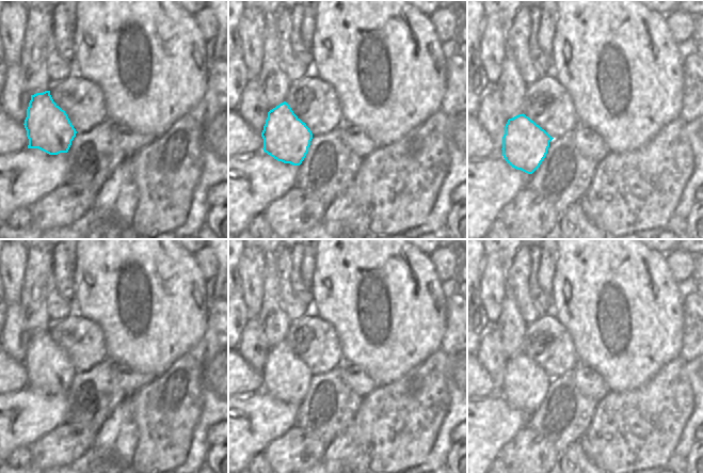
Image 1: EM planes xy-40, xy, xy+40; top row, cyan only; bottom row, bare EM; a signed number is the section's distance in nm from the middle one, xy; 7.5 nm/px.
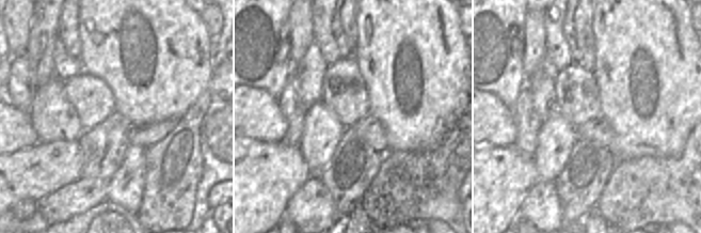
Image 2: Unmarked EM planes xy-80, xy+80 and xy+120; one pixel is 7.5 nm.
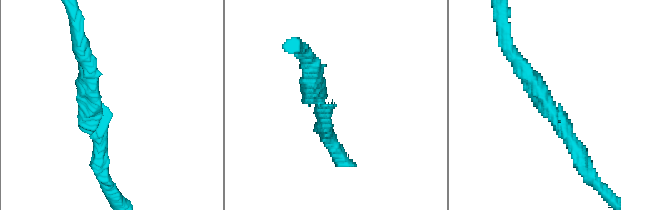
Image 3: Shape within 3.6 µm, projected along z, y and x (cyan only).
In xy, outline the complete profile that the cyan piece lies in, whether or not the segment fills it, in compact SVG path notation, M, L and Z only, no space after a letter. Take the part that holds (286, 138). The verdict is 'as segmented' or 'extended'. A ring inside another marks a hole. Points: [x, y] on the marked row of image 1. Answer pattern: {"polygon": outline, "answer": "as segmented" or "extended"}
{"polygon": "M284 101L268 112L261 137L265 153L277 161L300 165L308 152L313 133Z", "answer": "as segmented"}

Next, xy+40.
{"polygon": "M524 113L509 119L502 137L502 156L516 170L532 174L547 154L553 140Z", "answer": "as segmented"}

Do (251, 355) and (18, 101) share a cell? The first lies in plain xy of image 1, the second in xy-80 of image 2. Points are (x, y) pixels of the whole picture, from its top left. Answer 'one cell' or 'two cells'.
one cell

